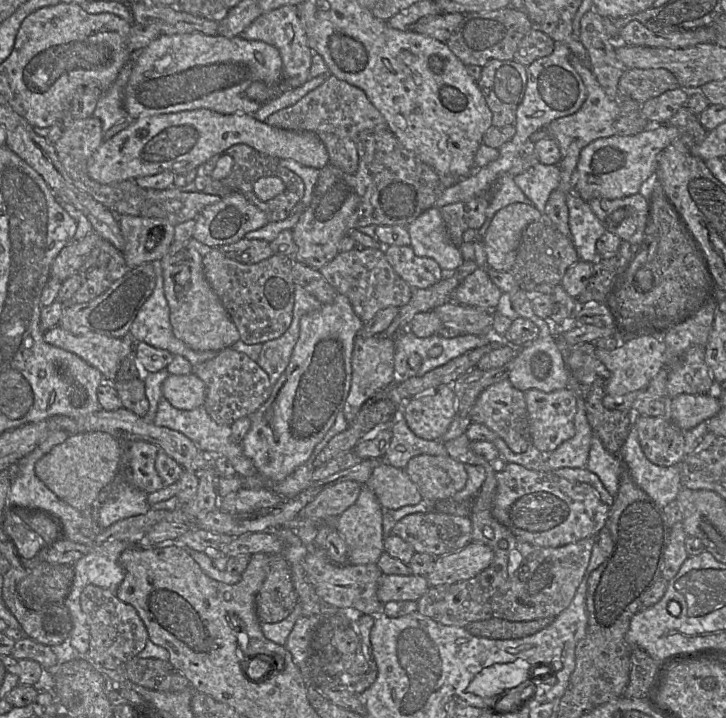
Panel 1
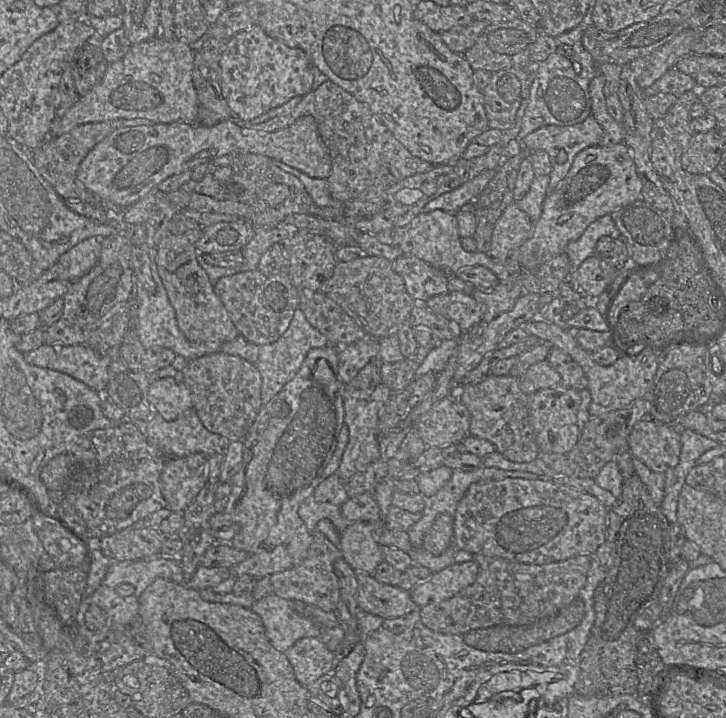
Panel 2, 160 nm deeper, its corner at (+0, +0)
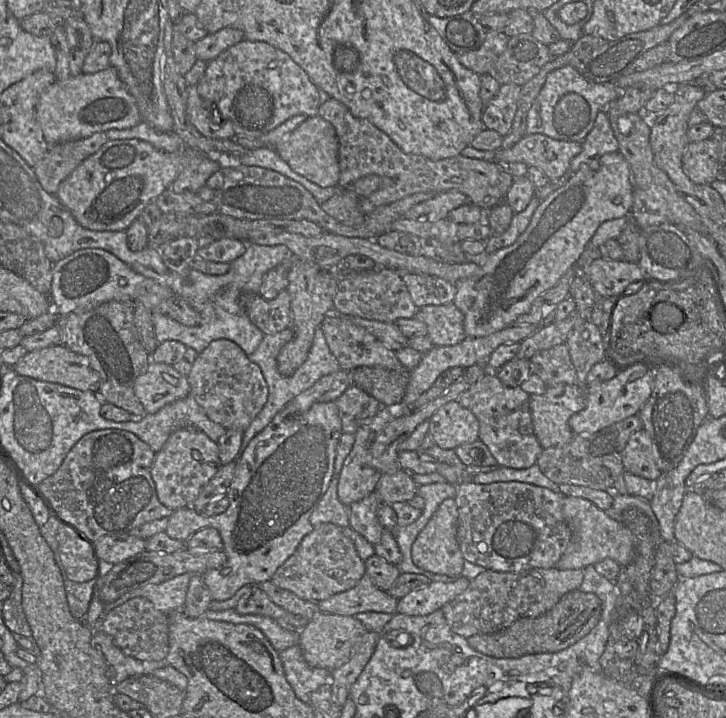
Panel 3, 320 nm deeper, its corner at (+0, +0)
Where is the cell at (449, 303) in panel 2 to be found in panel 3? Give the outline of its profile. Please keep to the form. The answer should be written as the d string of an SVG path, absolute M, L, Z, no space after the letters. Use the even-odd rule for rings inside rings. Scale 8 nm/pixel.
M453 302L417 309L415 317L427 326L427 337L434 346L453 346L466 339L462 312Z

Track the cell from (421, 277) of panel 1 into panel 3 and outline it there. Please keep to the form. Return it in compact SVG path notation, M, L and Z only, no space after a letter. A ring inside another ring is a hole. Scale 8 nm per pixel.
M402 272L401 279L418 309L429 305L445 305L454 301L456 293L454 284L439 277Z

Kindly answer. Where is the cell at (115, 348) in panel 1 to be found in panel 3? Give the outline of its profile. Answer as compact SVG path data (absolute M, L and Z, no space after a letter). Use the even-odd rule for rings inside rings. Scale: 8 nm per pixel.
M54 344L27 352L12 368L21 376L57 383L78 390L96 393L100 387L100 377L98 373L91 368L88 358L71 351L62 344Z

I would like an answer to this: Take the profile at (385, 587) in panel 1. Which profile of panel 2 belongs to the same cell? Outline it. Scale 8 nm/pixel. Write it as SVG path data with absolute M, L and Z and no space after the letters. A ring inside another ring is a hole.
M357 572L357 604L360 610L383 619L404 617L418 609L410 591L379 582L374 575Z

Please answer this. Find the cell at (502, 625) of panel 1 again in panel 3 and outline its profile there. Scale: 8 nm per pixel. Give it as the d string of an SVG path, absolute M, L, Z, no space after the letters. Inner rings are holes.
M573 590L542 616L523 618L501 631L474 635L467 641L476 651L494 658L520 658L530 654L558 652L588 635L599 622L602 610L603 603L597 595Z

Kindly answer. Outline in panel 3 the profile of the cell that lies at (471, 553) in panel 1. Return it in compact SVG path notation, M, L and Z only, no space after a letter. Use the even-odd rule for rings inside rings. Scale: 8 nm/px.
M461 575L450 582L429 582L398 600L397 613L410 616L425 616L461 595L470 585L470 580Z

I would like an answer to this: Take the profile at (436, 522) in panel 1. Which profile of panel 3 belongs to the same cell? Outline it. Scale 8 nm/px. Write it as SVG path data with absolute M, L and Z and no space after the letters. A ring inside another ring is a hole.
M374 491L348 507L349 526L373 546L380 542L384 531L384 527L379 523L377 517L380 504L381 502Z

